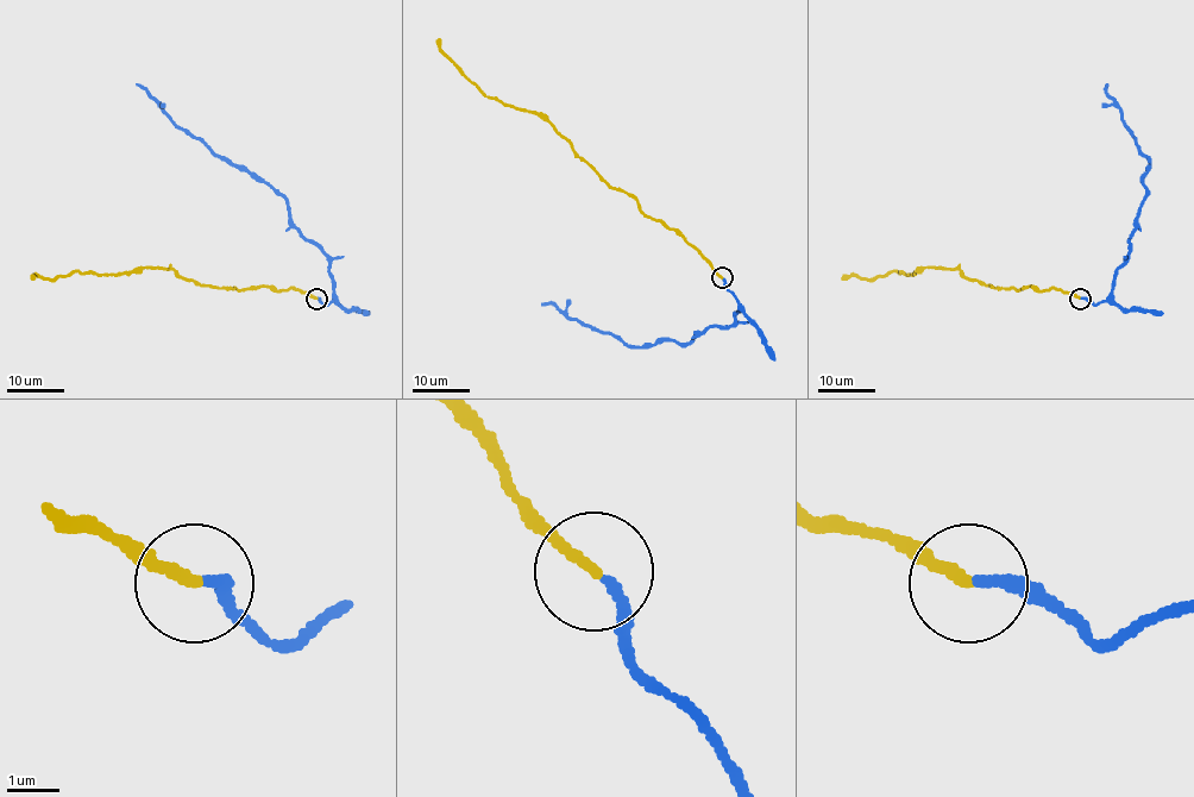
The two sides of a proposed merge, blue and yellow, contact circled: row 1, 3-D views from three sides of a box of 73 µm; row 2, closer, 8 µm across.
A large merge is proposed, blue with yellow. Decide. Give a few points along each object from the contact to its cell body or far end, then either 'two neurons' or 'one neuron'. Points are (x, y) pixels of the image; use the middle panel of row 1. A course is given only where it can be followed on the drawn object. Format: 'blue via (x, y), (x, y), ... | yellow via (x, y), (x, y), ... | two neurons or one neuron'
blue via (723, 278), (739, 303), (734, 321), (710, 326), (689, 343), (626, 344), (553, 303), (541, 305) | yellow via (721, 277), (672, 228), (646, 215), (634, 198), (613, 188), (544, 119), (486, 98), (440, 49), (438, 38) | one neuron

